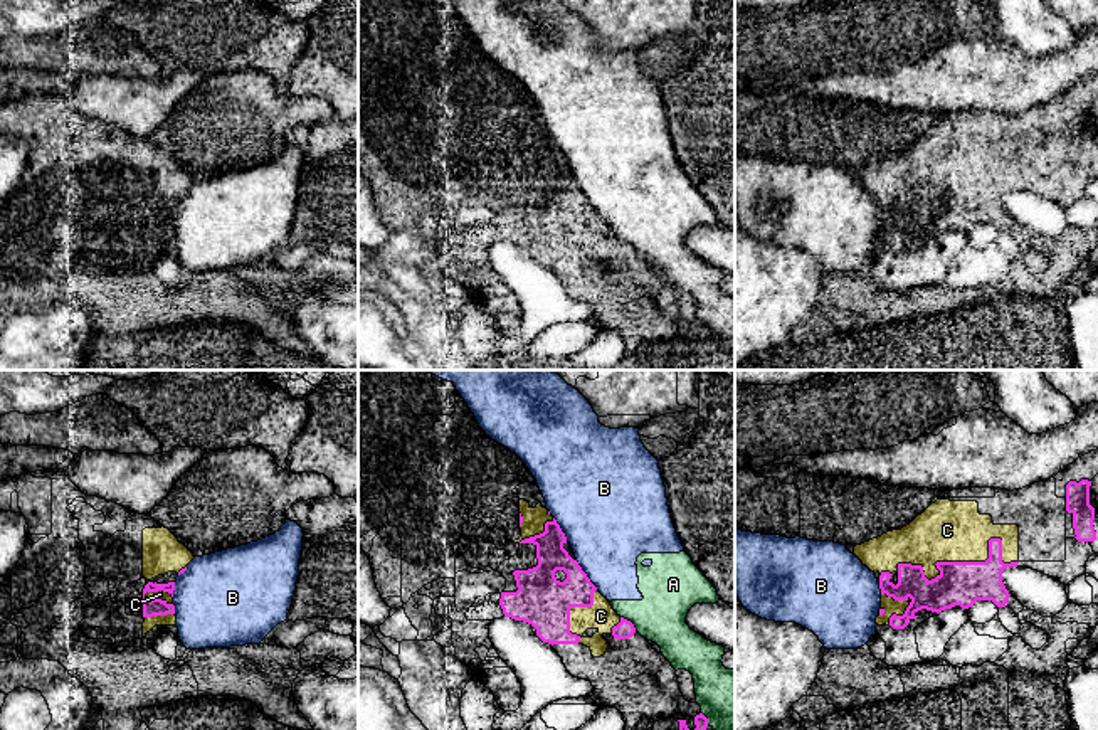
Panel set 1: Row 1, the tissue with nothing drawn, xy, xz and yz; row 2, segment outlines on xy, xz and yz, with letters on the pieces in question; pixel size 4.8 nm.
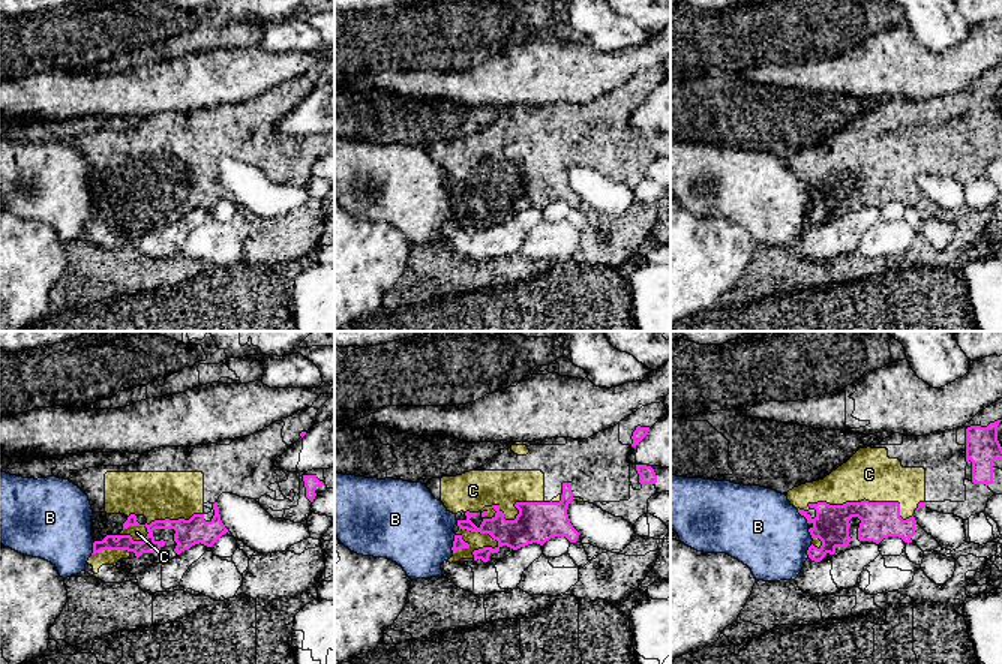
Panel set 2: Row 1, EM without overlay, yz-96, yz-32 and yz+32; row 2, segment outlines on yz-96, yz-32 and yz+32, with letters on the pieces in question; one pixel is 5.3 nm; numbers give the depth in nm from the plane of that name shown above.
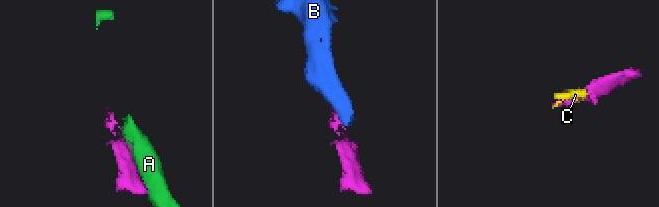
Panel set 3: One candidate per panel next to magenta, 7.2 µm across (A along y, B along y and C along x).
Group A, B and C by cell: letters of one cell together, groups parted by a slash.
A B / C

